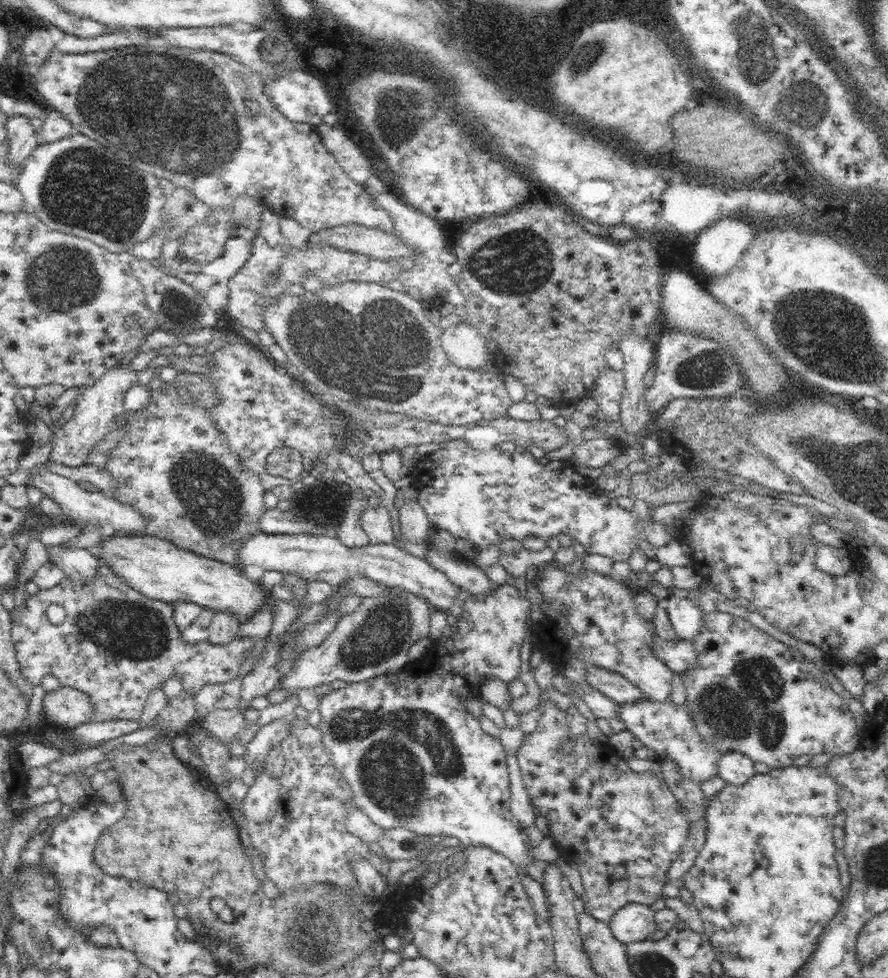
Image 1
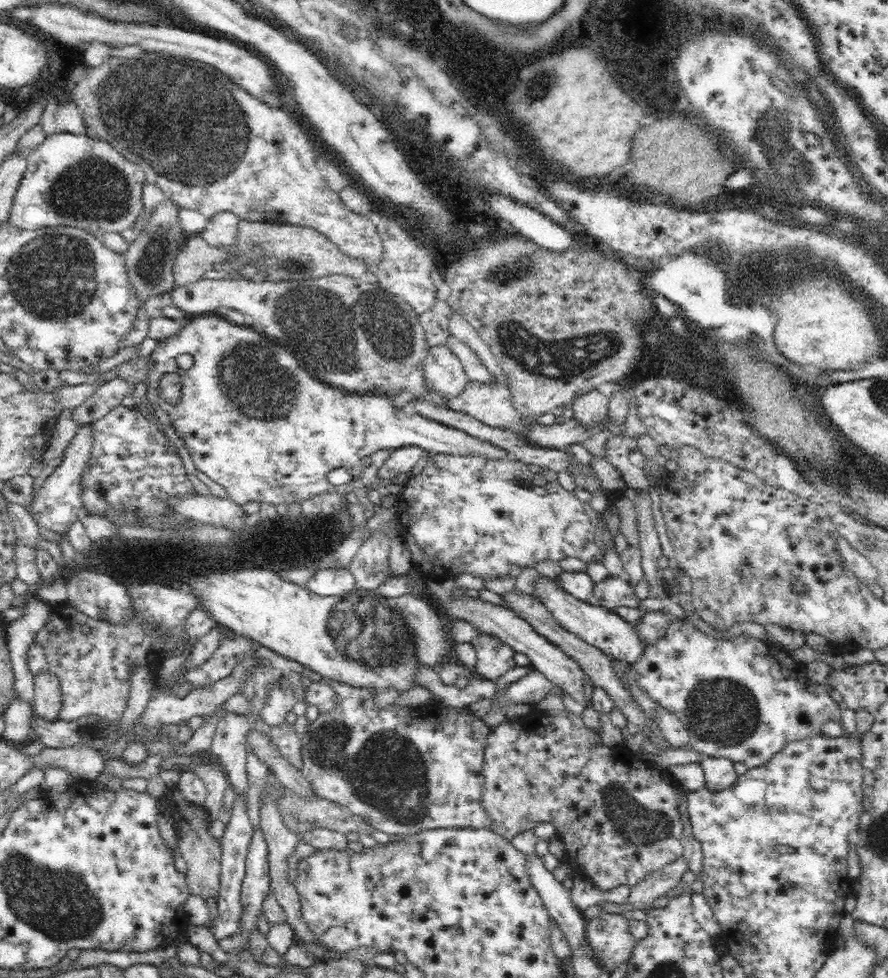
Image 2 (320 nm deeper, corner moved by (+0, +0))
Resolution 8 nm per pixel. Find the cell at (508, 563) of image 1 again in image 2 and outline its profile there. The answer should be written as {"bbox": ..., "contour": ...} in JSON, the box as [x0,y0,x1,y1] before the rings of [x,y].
{"bbox":[532,573,648,665],"contour":[[[539,573],[534,580],[532,594],[538,597],[538,600],[544,604],[563,629],[592,644],[613,660],[635,665],[642,658],[648,644],[643,643],[637,626],[630,624],[618,613],[602,605],[593,606],[587,601],[576,598],[573,594],[566,592],[560,585],[556,576],[546,576]]]}

